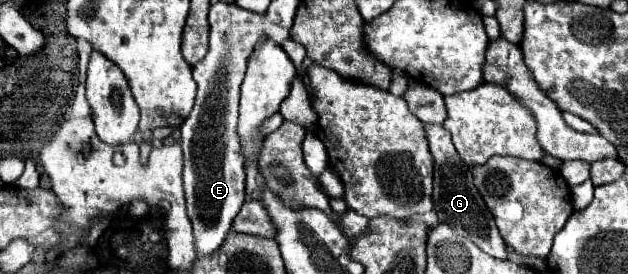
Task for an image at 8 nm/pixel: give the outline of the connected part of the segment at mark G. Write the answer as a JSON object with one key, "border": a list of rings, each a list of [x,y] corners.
{"border":[[[426,124],[426,140],[430,144],[430,152],[434,158],[434,210],[440,218],[442,224],[448,224],[452,230],[456,230],[456,234],[470,238],[480,250],[484,250],[486,254],[494,256],[494,258],[506,258],[506,242],[502,240],[496,224],[494,224],[494,216],[490,214],[488,206],[484,204],[480,192],[474,186],[472,180],[472,172],[468,168],[468,164],[464,164],[450,140],[448,130],[444,130],[442,124]]]}

